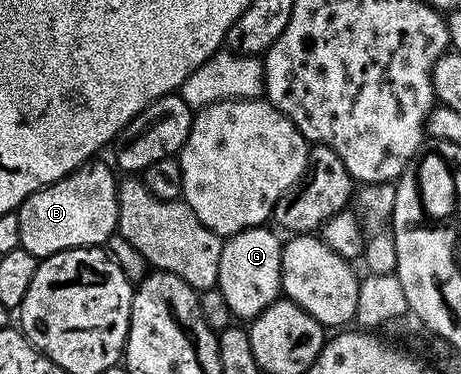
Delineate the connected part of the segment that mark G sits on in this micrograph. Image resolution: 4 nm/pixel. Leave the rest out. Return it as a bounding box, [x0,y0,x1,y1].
[218,225,283,321]

